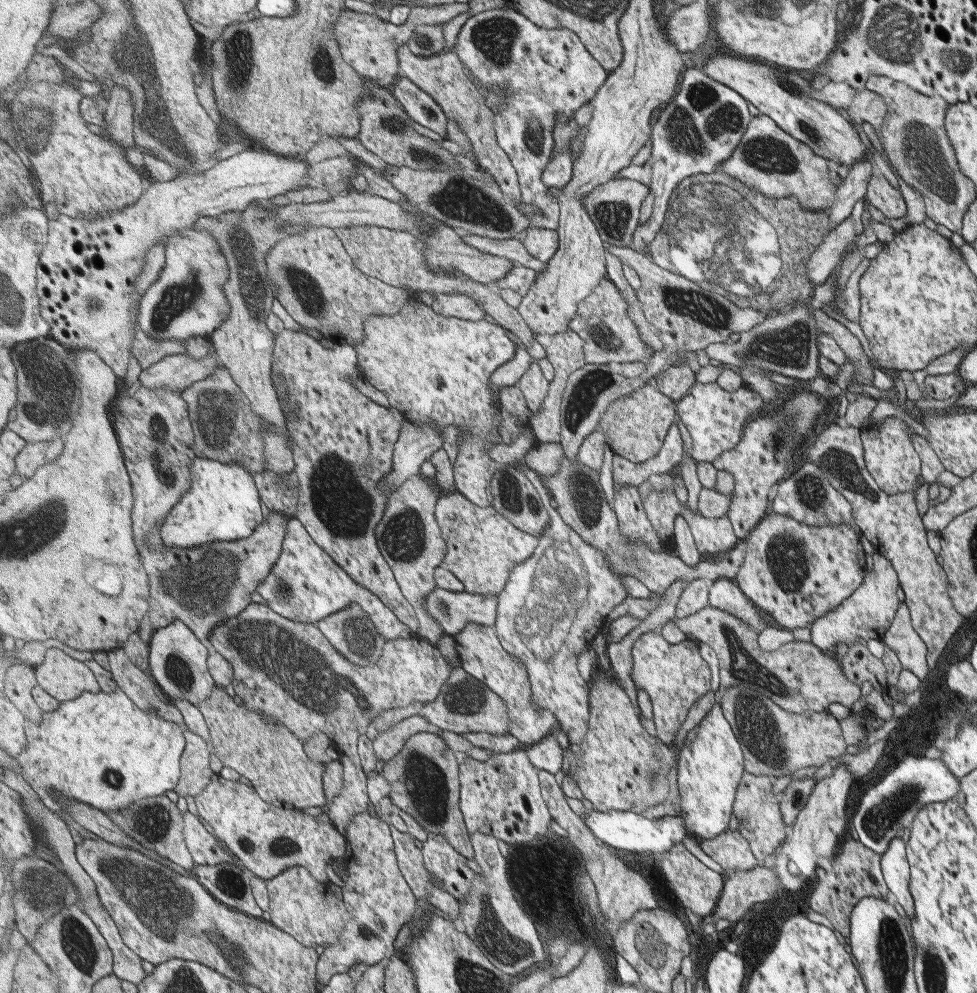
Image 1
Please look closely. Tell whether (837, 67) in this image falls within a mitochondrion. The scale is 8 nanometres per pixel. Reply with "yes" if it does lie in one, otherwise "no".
no

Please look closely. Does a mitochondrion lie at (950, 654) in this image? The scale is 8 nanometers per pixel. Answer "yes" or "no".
no

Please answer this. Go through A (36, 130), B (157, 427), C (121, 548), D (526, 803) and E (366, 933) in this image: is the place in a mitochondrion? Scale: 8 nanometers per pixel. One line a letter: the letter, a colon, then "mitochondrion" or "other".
A: mitochondrion
B: mitochondrion
C: other
D: other
E: other

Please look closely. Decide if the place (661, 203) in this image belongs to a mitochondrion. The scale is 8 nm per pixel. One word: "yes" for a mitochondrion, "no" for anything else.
yes

